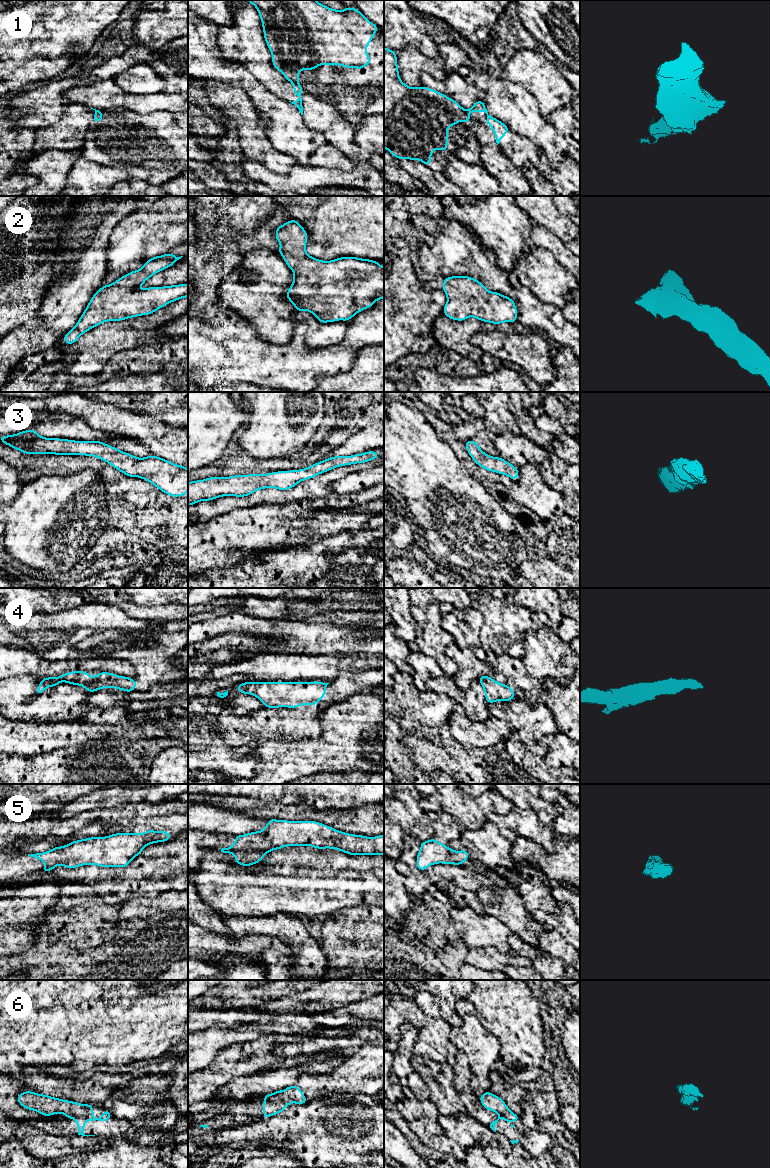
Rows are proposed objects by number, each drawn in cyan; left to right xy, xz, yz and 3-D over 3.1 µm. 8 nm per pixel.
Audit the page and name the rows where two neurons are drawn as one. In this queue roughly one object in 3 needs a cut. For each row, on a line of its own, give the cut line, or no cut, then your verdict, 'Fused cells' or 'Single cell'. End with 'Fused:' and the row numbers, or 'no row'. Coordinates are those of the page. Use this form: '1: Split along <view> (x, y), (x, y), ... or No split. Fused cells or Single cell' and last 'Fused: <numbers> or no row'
1: Split along xz (292, 82), (298, 84). Fused cells
2: No split. Single cell
3: No split. Single cell
4: No split. Single cell
5: No split. Single cell
6: No split. Single cell
Fused: 1

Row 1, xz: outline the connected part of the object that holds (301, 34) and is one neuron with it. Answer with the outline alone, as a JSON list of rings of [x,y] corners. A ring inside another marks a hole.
[[[247,0],[257,8],[264,39],[272,54],[272,64],[291,83],[299,84],[300,70],[336,64],[362,70],[371,63],[367,45],[379,27],[352,7],[343,11],[329,8],[316,0]]]

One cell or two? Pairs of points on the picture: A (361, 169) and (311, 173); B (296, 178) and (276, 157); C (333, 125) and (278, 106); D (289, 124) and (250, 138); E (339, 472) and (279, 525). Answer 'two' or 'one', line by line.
A: one
B: two
C: two
D: two
E: two

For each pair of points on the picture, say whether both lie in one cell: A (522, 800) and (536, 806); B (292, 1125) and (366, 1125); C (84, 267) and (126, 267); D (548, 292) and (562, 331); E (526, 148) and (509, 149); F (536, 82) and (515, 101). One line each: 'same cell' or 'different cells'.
A: same cell
B: same cell
C: different cells
D: different cells
E: same cell
F: different cells

